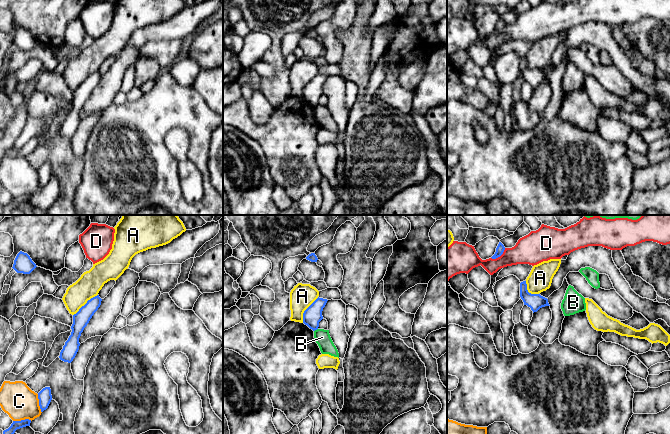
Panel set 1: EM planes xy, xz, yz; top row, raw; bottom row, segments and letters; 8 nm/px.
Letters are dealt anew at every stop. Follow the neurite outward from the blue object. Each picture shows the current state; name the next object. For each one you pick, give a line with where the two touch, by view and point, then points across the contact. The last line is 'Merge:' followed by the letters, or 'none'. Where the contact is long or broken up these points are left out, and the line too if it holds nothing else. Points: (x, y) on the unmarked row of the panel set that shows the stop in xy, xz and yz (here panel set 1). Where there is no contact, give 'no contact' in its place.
Merge: none

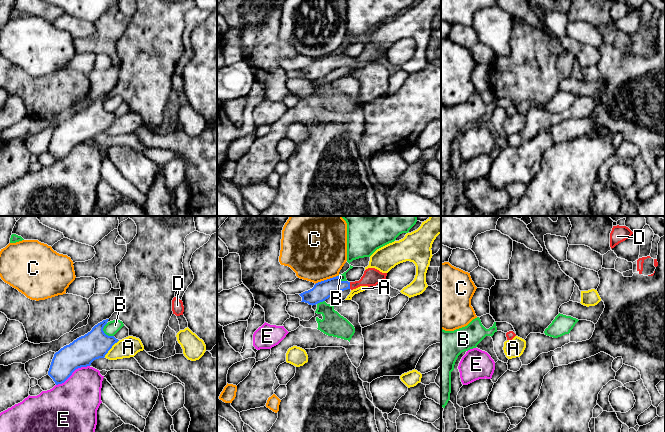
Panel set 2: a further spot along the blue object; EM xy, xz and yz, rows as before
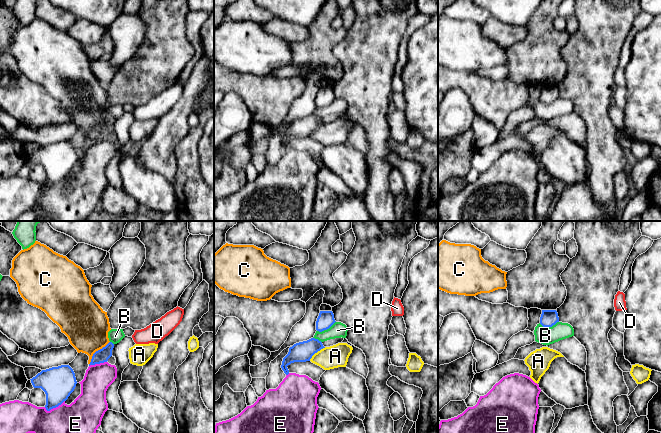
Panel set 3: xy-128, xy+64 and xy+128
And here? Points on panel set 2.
D: xz (349, 61) | across xz (321, 67), (334, 61), (349, 61), (355, 61), (371, 53)
Merge: D

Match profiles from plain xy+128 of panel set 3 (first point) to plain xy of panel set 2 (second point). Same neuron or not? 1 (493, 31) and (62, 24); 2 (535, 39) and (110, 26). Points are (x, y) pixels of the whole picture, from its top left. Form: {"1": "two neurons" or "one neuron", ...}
{"1": "one neuron", "2": "one neuron"}

